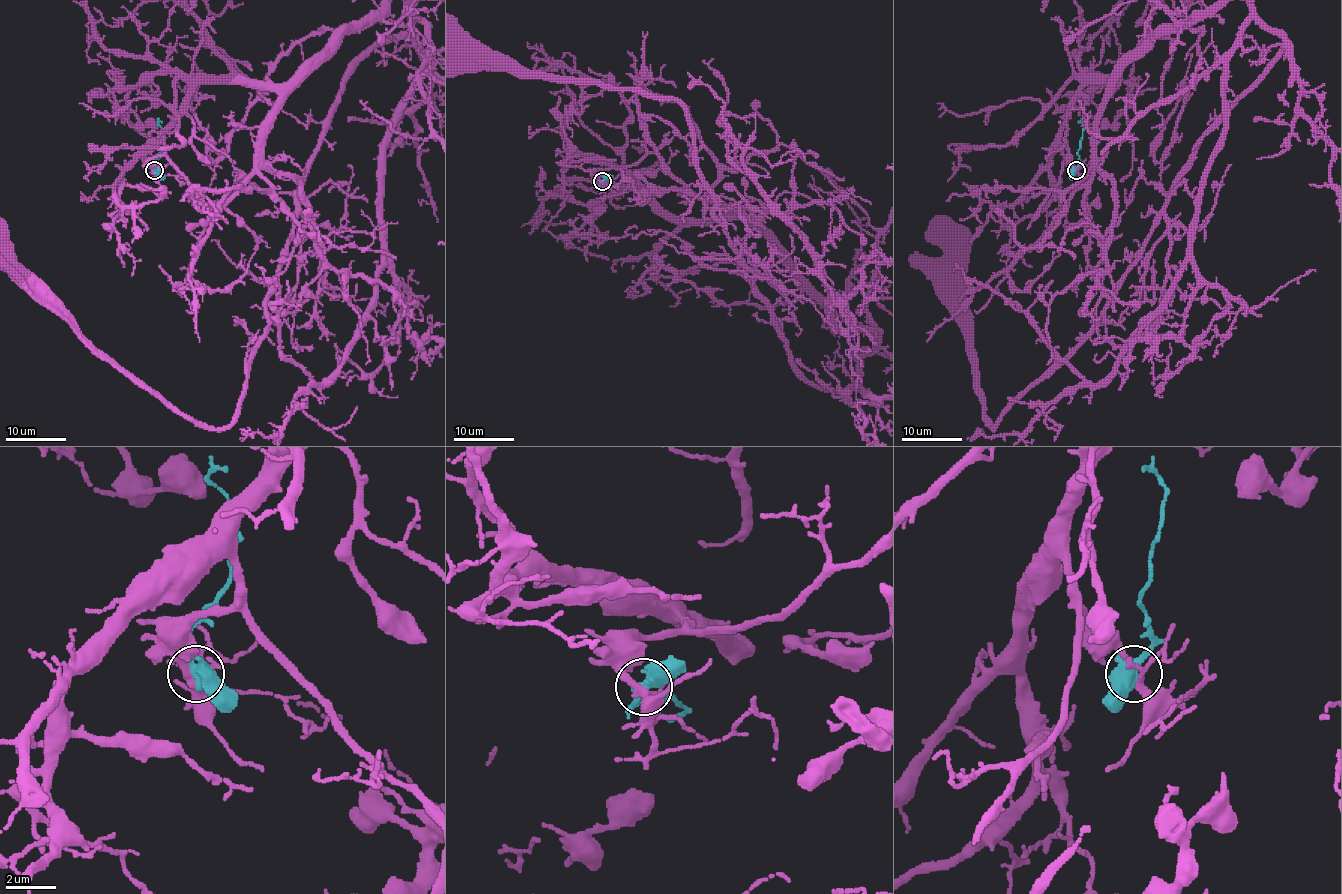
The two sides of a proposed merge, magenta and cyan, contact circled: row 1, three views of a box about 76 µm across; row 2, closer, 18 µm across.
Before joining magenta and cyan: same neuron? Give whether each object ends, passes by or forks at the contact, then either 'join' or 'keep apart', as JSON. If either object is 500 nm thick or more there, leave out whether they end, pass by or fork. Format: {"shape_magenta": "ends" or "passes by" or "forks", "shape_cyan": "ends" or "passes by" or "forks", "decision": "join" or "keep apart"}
{"shape_magenta": "forks", "shape_cyan": "passes by", "decision": "keep apart"}

